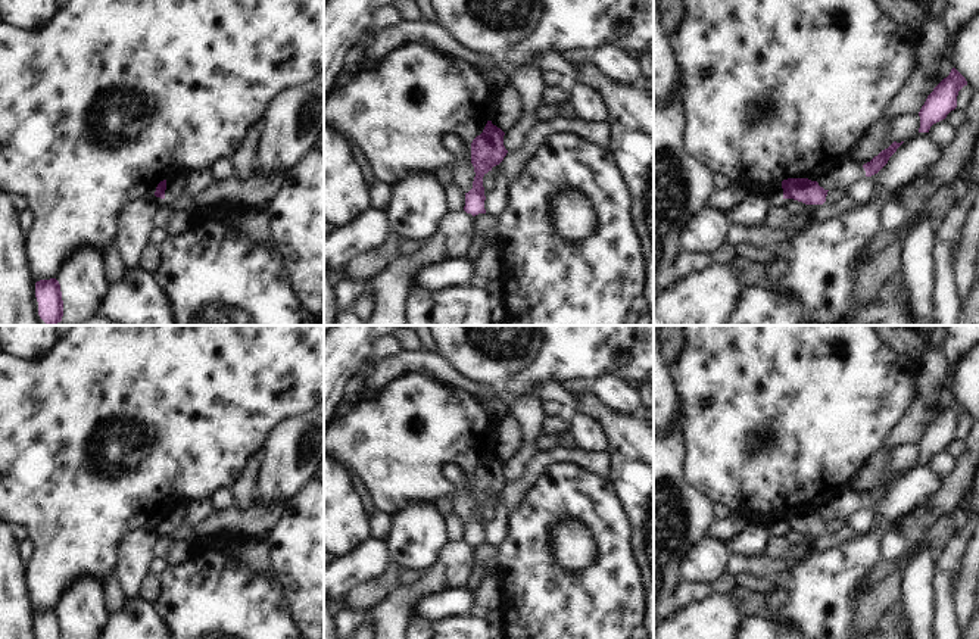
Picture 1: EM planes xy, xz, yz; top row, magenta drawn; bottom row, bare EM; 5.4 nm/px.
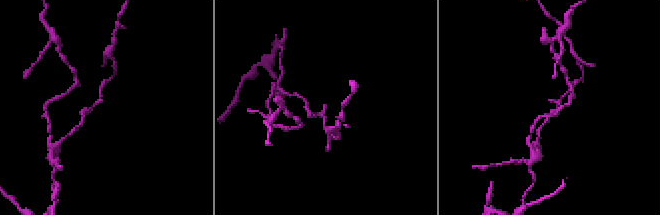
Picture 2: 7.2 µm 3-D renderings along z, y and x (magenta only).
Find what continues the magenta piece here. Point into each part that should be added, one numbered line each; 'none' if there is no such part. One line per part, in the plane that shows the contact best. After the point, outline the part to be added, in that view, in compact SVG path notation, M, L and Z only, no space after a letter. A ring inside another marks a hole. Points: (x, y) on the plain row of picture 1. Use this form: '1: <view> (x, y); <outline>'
none

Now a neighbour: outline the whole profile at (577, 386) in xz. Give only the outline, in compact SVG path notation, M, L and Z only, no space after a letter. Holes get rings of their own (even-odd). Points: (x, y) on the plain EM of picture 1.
M576 378L576 380L565 380L561 383L561 386L574 395L583 395L590 389L590 383L584 381L582 378Z

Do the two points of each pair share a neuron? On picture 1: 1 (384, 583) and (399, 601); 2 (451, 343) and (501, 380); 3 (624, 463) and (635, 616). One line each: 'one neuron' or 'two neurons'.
1: two neurons
2: one neuron
3: two neurons

